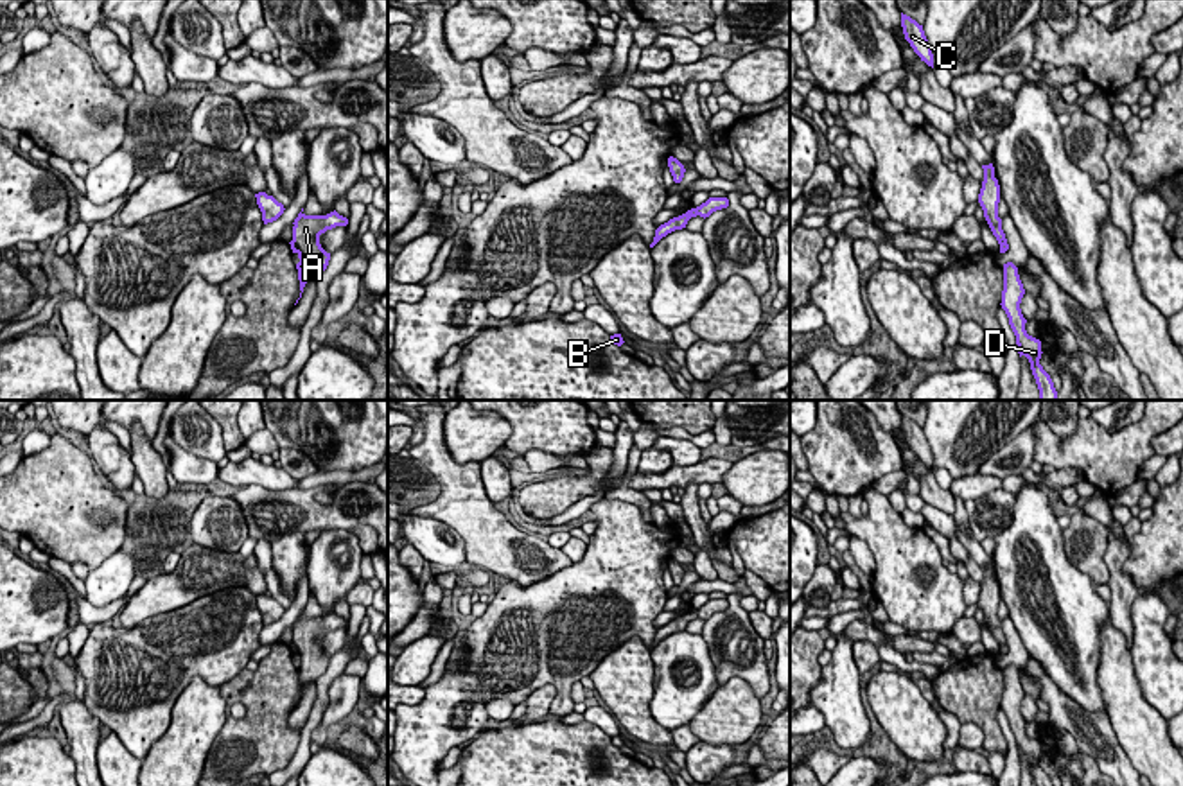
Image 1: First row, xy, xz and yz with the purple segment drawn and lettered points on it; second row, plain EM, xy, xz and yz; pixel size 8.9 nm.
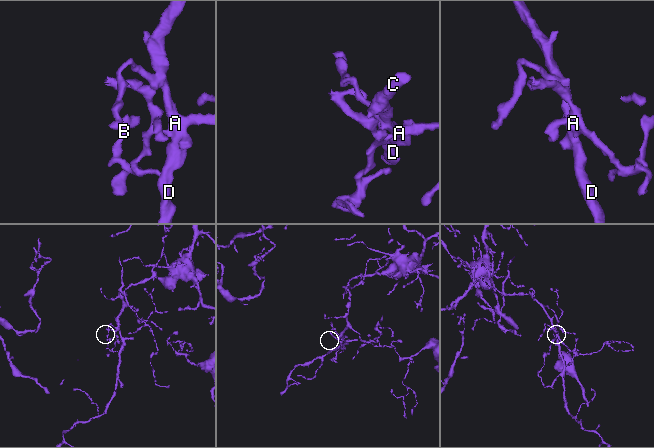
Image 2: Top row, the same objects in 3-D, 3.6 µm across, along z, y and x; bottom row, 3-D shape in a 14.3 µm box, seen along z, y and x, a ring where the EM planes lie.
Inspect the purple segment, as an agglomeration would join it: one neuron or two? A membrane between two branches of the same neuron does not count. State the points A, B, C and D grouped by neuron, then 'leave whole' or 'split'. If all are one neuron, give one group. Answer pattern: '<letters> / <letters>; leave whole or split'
A C D / B; split

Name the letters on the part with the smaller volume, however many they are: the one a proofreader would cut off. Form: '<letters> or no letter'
B

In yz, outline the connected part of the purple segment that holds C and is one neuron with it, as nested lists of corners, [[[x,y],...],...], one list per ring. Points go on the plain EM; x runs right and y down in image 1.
[[[901,415],[901,429],[905,441],[910,445],[914,454],[921,459],[921,463],[933,470],[933,456],[924,438],[923,427]]]

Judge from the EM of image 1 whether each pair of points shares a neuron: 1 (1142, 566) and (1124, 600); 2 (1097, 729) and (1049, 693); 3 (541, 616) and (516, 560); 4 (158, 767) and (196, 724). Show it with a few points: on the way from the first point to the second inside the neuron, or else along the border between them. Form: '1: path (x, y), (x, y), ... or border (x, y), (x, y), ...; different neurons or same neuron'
1: border (1130, 548), (1130, 557), (1122, 569), (1139, 593); different neurons
2: path (1085, 727), (1061, 706); same neuron
3: border (564, 566), (526, 585), (503, 580); different neurons
4: path (169, 756), (191, 734); same neuron

